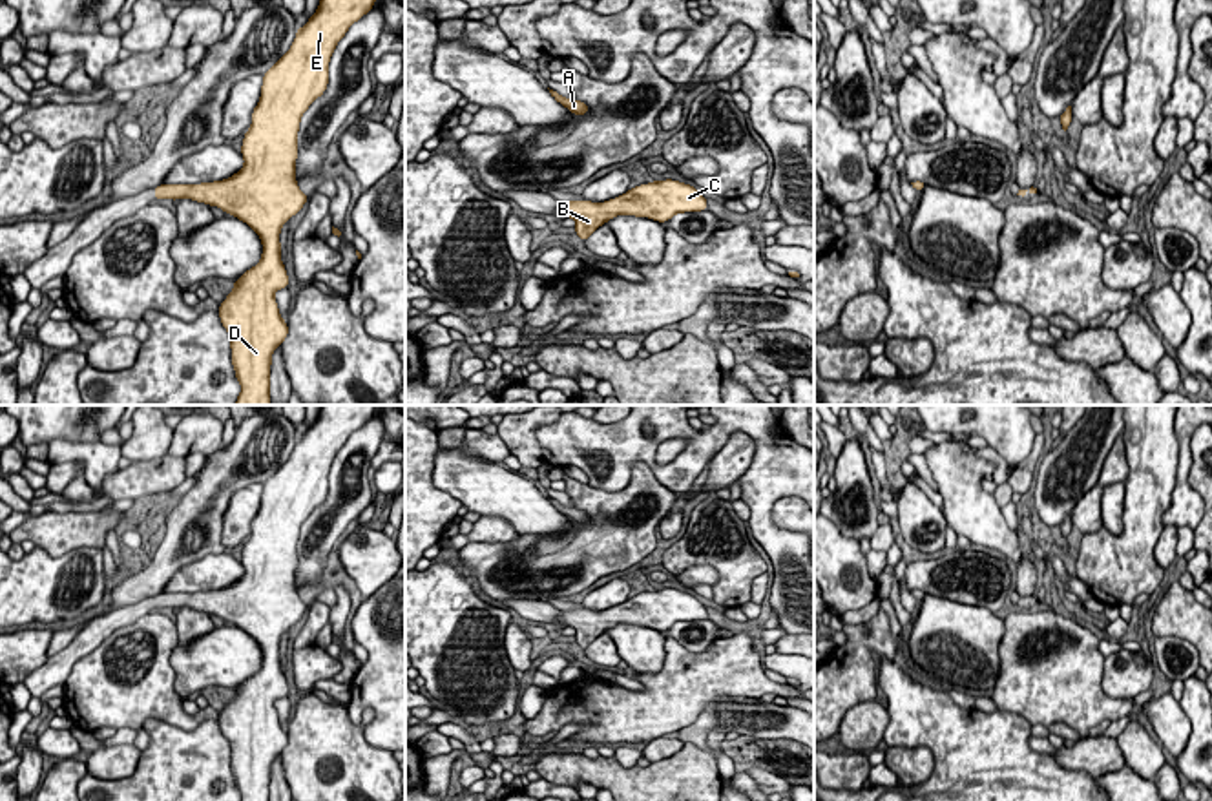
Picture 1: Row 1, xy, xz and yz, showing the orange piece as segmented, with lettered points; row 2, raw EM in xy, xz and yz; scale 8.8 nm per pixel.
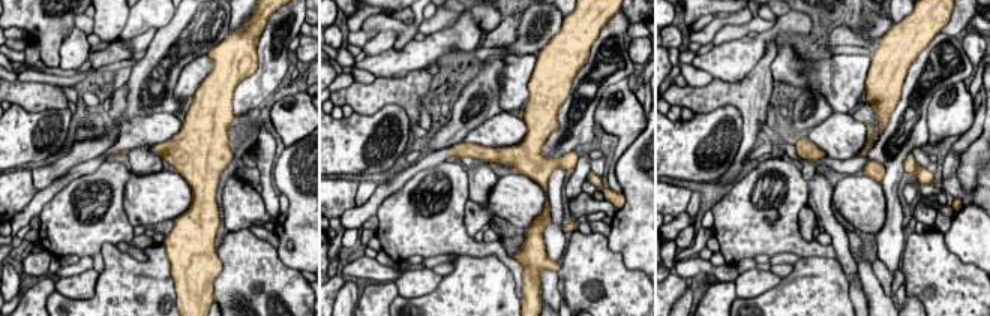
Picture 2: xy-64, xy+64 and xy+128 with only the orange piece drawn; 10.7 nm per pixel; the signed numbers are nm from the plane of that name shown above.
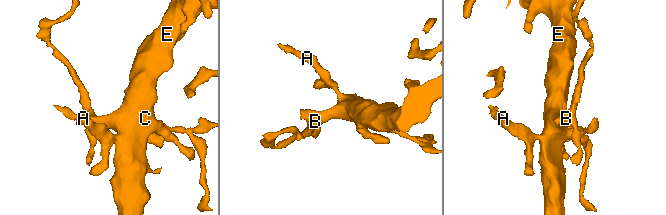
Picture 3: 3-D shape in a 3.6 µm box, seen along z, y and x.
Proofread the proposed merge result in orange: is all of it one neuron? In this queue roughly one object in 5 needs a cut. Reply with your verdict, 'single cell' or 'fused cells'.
single cell

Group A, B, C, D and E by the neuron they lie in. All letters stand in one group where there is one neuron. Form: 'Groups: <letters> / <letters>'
Groups: A B C D E

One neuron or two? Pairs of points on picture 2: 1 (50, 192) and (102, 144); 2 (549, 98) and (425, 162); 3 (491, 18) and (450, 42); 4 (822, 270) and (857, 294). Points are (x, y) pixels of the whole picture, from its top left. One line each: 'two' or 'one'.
1: two
2: one
3: one
4: two

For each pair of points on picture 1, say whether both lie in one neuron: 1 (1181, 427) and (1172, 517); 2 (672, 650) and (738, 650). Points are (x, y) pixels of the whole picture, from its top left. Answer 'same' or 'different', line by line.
1: same
2: same

